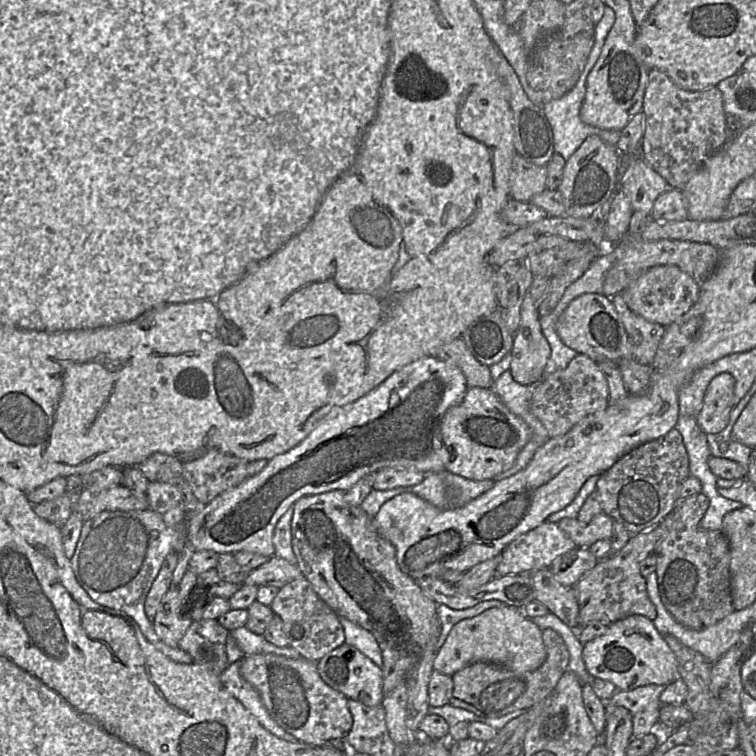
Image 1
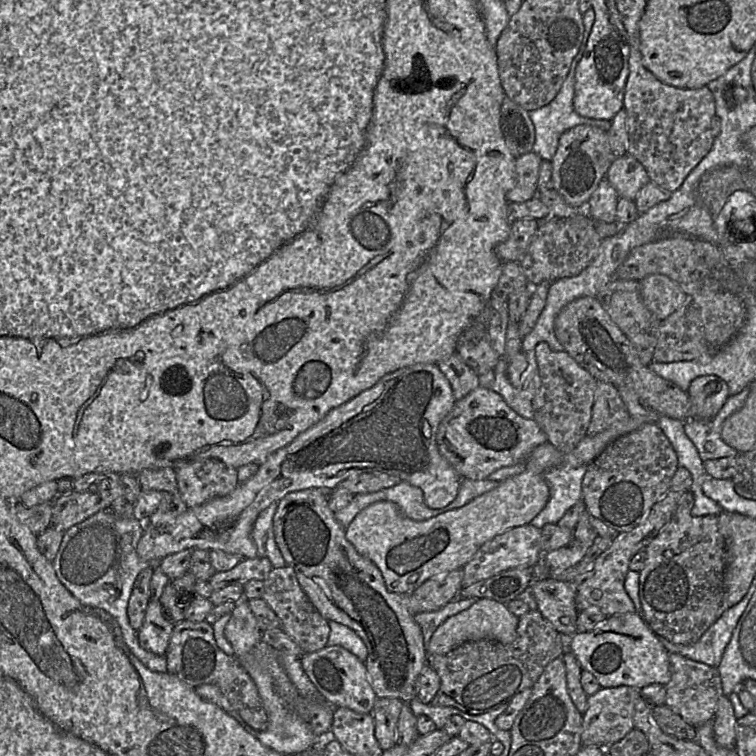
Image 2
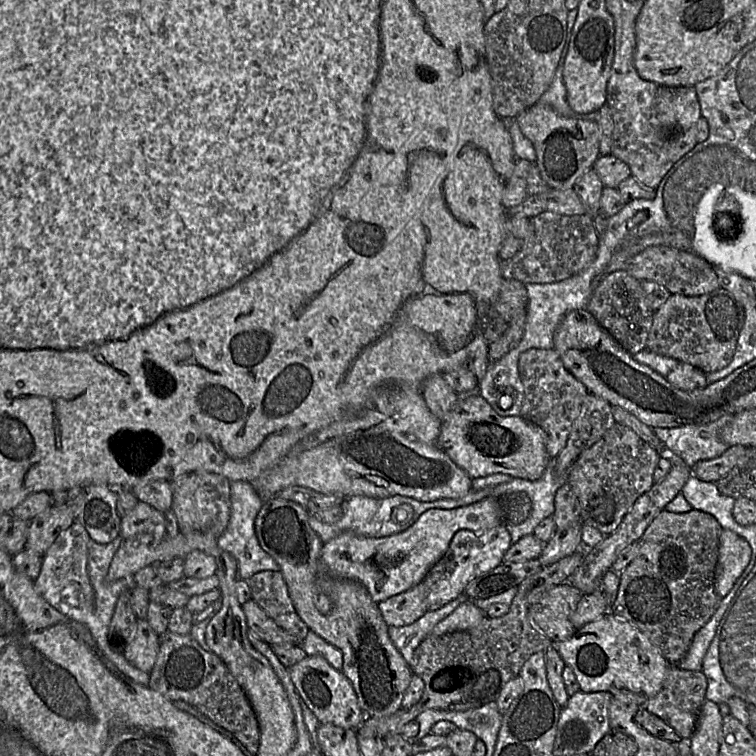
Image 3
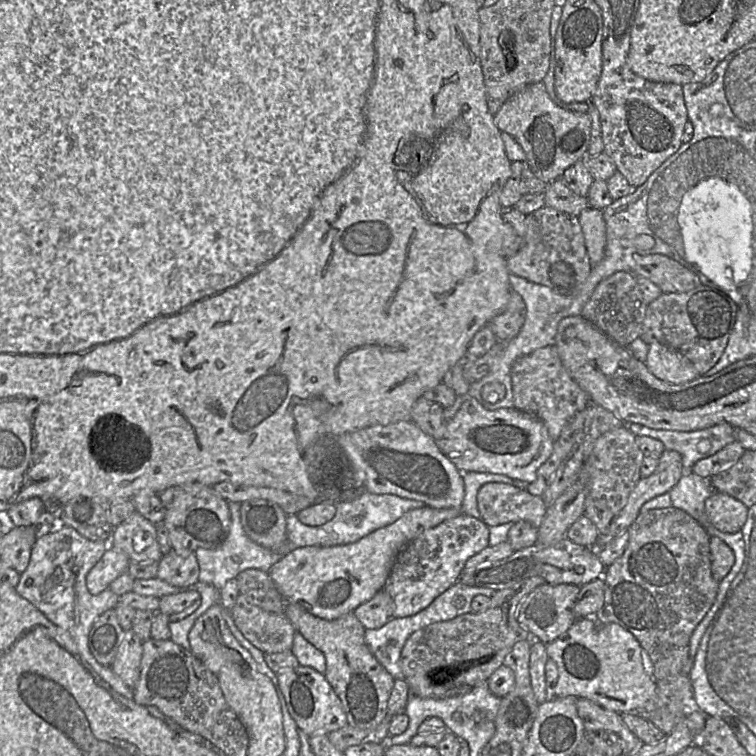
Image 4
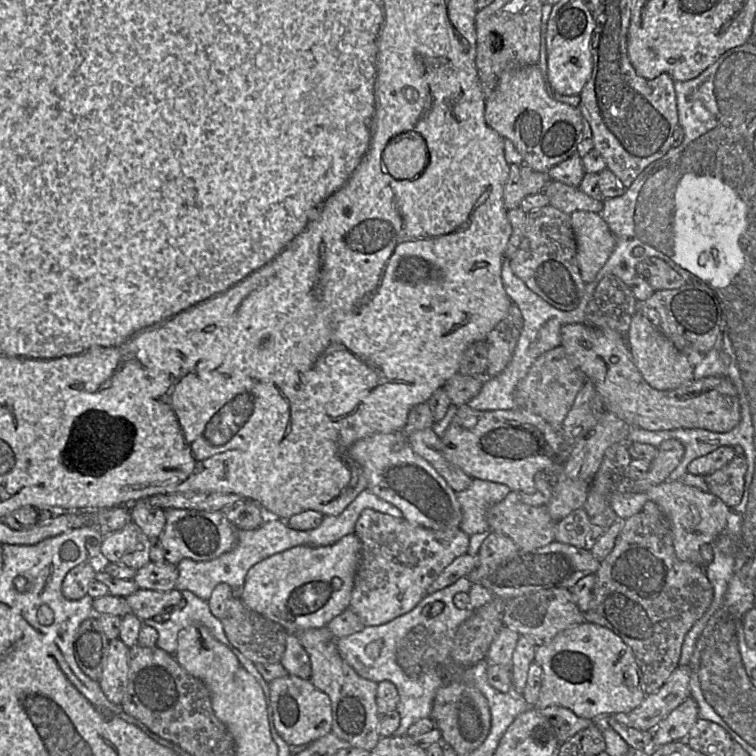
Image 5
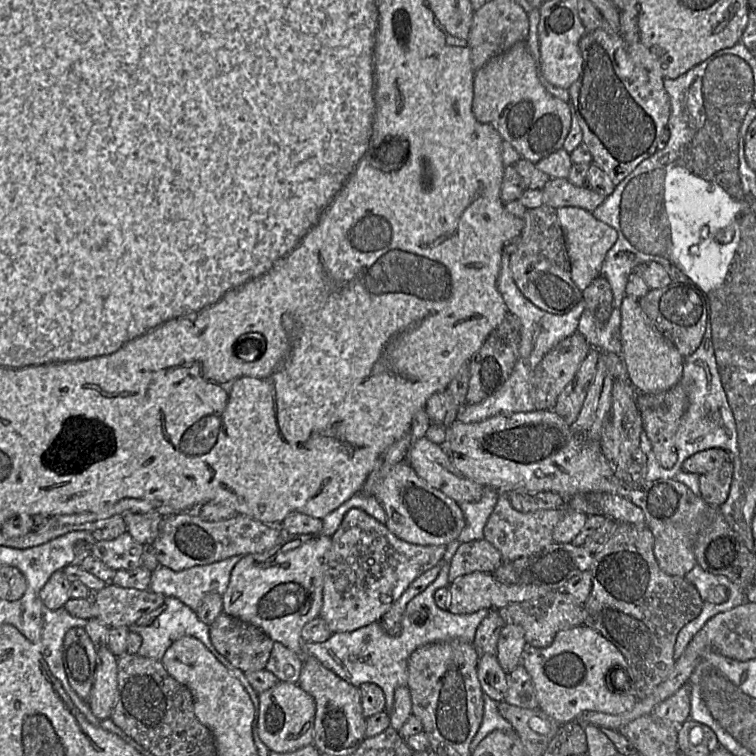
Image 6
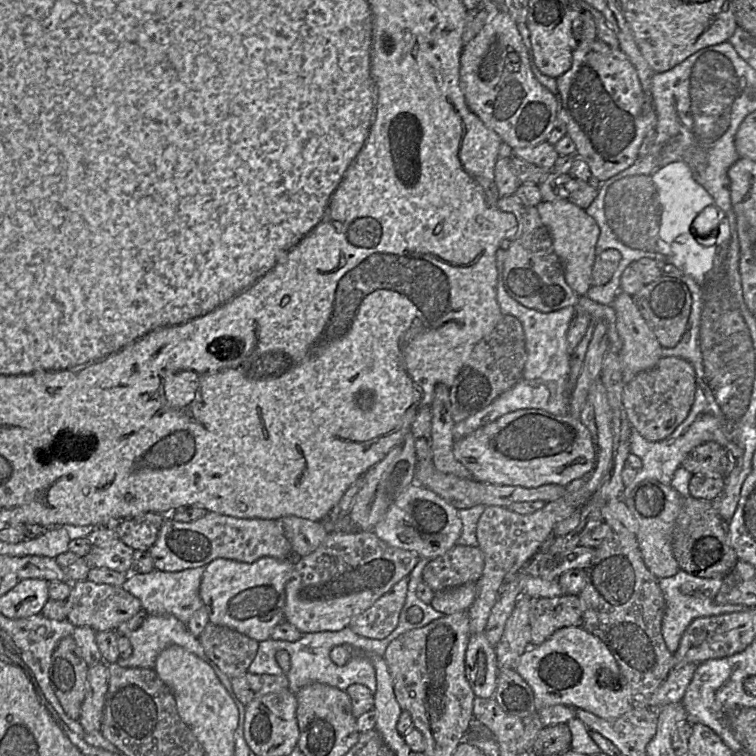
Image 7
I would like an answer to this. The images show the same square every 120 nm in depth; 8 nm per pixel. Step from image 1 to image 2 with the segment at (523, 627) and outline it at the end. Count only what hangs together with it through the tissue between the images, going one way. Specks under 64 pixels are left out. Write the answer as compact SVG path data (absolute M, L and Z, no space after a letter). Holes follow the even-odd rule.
M477 598L477 600L468 609L449 617L437 627L427 644L429 655L447 654L468 641L490 639L510 644L516 639L519 617L512 614L505 604L488 598Z

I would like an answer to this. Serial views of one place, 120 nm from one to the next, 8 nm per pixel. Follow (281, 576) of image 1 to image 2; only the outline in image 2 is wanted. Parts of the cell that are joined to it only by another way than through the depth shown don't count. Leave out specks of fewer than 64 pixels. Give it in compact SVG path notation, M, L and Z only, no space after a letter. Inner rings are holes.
M266 557L248 558L230 570L216 572L208 582L218 590L229 585L244 585L250 580L265 581L273 568Z

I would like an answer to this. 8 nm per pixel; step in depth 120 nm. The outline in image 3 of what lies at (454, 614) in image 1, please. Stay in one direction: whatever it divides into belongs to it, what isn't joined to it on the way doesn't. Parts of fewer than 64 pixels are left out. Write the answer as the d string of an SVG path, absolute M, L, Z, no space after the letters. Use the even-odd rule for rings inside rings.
M460 594L445 605L426 612L413 623L401 625L399 627L388 627L391 640L409 665L412 664L412 657L415 649L422 640L431 633L434 626L467 600L470 600L470 598L465 594Z

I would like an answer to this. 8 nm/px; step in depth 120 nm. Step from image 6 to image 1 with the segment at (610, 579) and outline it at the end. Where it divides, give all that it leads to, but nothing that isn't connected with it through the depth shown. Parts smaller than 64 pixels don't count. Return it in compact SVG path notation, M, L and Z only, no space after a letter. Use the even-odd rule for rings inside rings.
M702 493L689 496L678 500L674 510L672 511L672 521L668 531L663 535L660 542L656 545L653 554L656 555L656 569L647 580L647 590L651 601L655 606L664 606L665 609L673 616L673 618L685 627L694 630L703 630L717 621L721 620L734 611L731 595L731 577L730 577L730 548L725 535L721 531L706 530L700 527L700 521L709 507L709 499Z

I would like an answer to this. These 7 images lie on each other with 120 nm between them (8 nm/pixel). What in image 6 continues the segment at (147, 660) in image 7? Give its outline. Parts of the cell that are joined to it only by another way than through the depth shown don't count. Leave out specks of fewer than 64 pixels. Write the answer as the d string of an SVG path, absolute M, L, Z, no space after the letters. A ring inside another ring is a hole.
M166 598L166 601L161 607L144 615L129 628L131 632L135 632L142 637L142 644L137 652L139 656L161 660L167 649L176 640L184 636L192 636L200 640L223 665L233 668L213 647L209 635L210 626L198 618L195 610L177 598Z

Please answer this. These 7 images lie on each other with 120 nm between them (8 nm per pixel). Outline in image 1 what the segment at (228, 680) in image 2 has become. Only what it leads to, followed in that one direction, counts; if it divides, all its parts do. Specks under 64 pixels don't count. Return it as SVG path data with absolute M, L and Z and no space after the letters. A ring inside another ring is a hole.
M218 619L194 621L179 641L178 647L217 674L229 665L226 641L231 631L220 624Z

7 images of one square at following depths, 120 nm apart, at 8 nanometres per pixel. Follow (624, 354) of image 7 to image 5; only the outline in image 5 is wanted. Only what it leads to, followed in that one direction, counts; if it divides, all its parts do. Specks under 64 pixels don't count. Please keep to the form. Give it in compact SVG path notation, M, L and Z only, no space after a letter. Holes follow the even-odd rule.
M638 311L633 315L625 338L637 368L653 388L658 390L672 389L693 379L693 366L687 357L641 312Z

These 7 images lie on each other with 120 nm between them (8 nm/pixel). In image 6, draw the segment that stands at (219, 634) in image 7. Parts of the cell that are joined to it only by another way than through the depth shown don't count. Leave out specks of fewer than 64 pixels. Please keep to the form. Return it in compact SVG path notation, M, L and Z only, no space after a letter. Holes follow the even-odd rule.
M222 612L210 625L215 650L244 673L265 668L275 642L257 626Z

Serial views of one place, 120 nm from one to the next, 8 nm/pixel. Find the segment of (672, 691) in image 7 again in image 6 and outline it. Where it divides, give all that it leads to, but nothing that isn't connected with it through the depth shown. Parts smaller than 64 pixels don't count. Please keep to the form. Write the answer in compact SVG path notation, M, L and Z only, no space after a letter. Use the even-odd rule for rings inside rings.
M683 685L675 694L657 705L653 711L654 717L662 723L672 723L679 727L690 719L691 686Z

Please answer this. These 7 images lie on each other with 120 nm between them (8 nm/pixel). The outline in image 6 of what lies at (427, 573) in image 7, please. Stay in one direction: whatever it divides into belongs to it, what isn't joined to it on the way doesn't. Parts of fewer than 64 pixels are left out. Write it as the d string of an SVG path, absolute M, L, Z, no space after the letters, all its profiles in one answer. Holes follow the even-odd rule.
M486 539L448 546L443 558L448 566L448 580L452 583L459 577L480 571L493 573L503 561L500 551Z

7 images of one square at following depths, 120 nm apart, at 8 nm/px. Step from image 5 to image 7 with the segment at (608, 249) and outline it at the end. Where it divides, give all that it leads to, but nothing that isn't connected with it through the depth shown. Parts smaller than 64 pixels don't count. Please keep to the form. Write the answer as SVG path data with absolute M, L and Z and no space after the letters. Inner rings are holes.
M540 202L537 210L548 228L556 254L560 258L568 285L579 295L585 296L591 288L591 274L597 257L596 244L600 229L585 209L569 202Z

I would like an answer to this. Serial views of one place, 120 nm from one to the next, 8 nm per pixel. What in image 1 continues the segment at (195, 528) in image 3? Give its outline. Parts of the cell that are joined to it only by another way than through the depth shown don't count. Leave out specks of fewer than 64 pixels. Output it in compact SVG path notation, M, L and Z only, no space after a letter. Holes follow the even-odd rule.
M212 450L183 466L184 477L198 503L207 504L247 478L248 461Z

